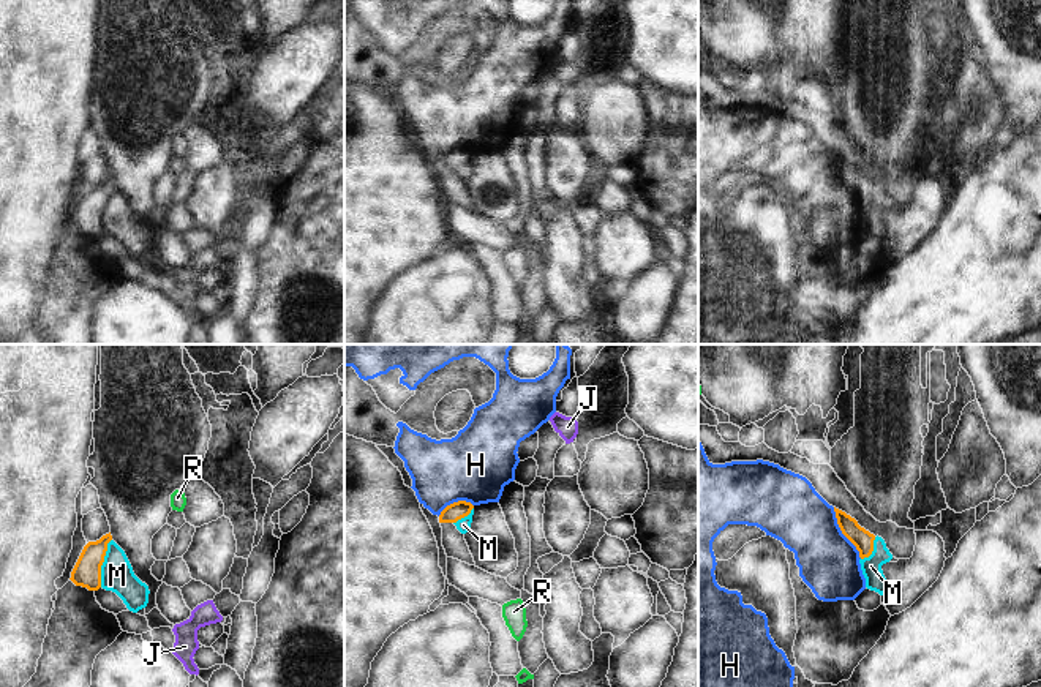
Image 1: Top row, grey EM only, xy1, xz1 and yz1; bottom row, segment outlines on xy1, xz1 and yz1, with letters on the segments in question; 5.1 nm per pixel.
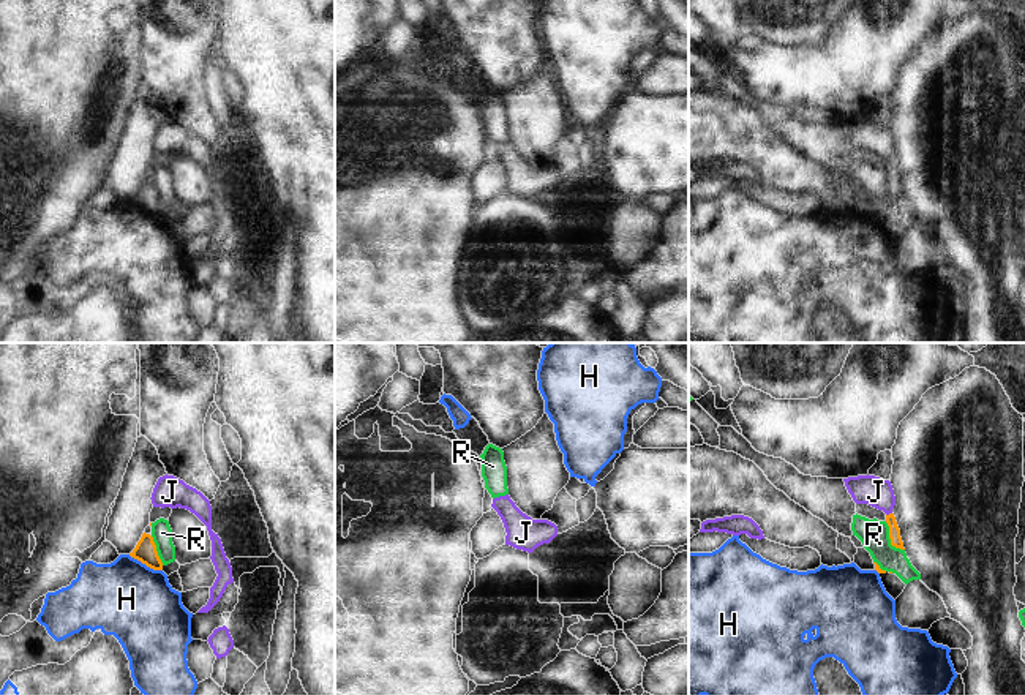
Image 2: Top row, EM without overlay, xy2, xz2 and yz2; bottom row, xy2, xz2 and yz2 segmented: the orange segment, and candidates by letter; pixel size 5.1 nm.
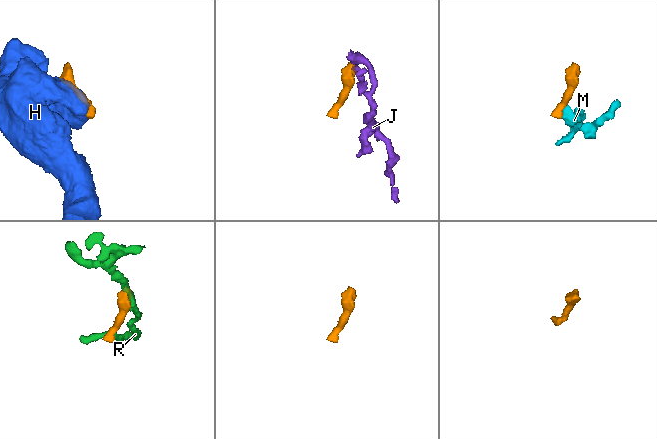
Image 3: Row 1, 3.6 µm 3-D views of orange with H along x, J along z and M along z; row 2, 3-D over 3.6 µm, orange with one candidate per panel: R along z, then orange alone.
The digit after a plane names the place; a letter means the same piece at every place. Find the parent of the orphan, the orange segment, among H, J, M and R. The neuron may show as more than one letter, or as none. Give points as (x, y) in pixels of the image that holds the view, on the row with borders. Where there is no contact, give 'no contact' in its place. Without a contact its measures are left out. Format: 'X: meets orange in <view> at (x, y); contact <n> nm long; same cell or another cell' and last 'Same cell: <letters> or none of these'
H: meets orange in yz1 at (842, 533); contact 300 nm long; another cell
J: meets orange in yz2 at (889, 514); contact 40 nm long; same cell
M: meets orange in xy1 at (103, 561); contact 260 nm long; another cell
R: meets orange in yz2 at (889, 537); contact 180 nm long; another cell
Same cell: J

